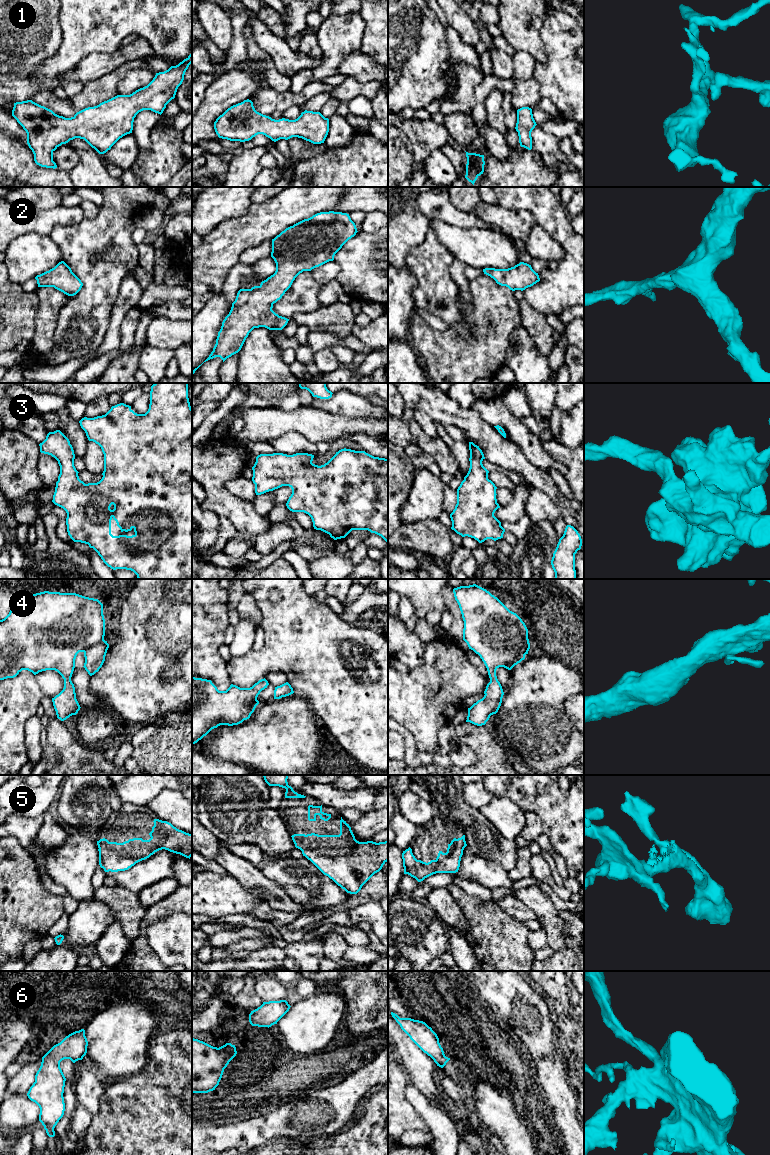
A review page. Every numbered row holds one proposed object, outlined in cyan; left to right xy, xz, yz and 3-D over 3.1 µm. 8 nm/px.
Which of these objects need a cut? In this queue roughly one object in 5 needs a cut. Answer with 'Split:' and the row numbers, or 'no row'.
Split: no row

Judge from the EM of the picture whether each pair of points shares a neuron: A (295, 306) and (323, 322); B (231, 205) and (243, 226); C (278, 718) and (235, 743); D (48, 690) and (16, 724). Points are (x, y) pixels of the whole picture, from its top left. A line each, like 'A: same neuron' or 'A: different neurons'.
A: different neurons
B: different neurons
C: same neuron
D: different neurons

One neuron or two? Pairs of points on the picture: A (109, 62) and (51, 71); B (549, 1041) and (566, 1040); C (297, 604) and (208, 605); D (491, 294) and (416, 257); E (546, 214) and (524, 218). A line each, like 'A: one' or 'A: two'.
A: two
B: two
C: two
D: two
E: two

